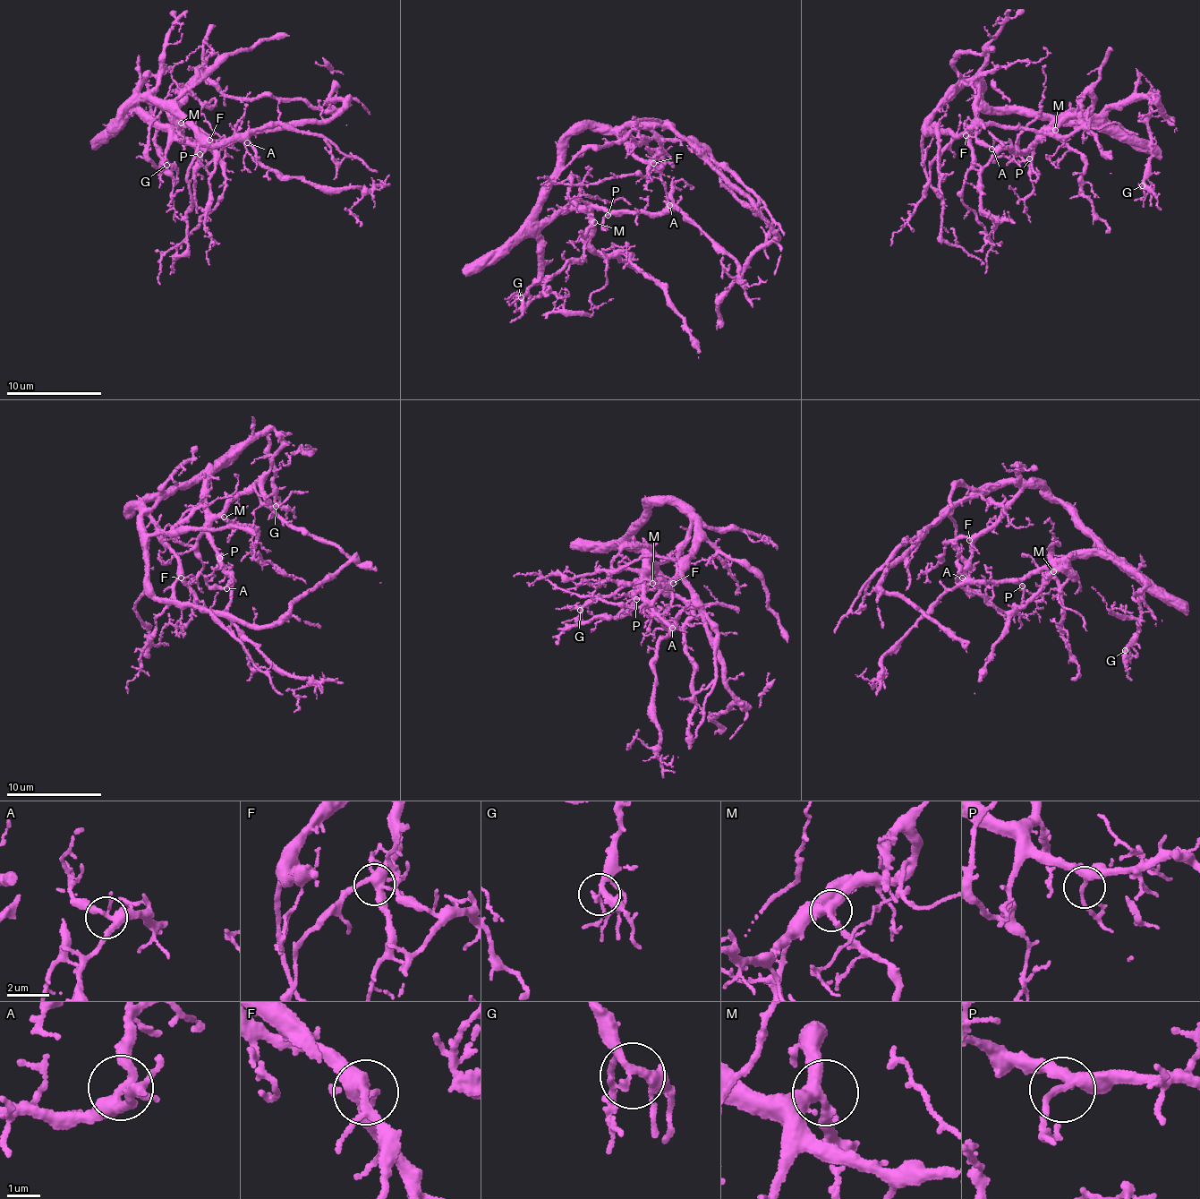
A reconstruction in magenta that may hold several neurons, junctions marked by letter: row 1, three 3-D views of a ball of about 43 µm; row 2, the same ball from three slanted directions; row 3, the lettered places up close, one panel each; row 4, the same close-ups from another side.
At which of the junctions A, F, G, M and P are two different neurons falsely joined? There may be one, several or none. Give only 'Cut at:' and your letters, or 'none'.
Cut at: none

